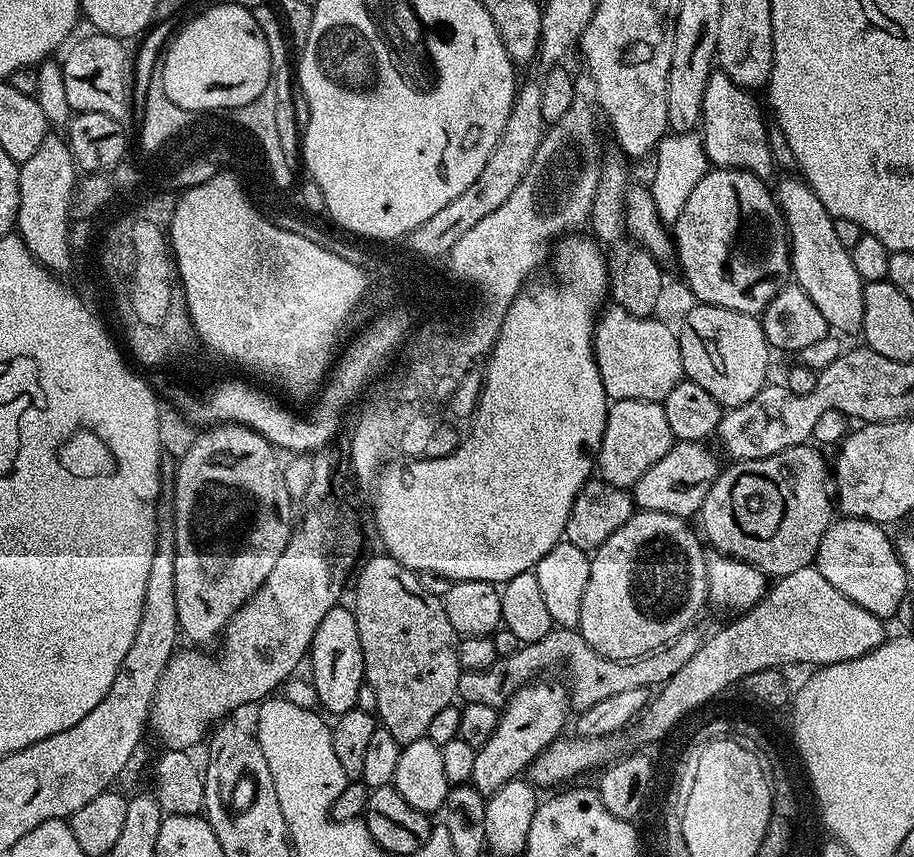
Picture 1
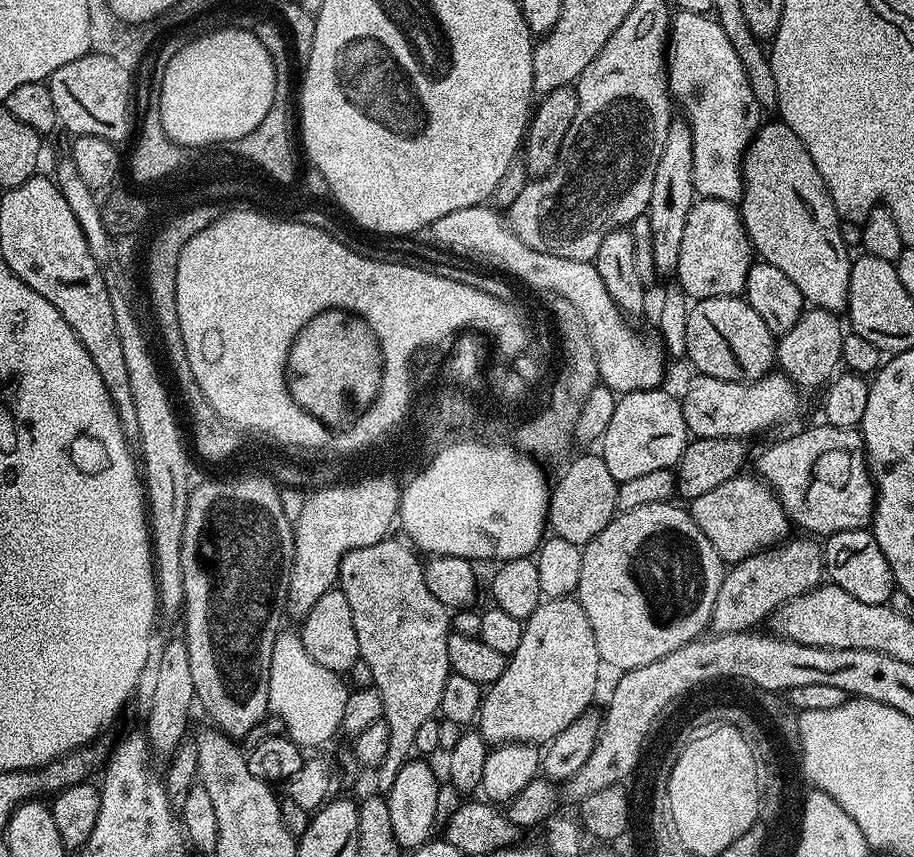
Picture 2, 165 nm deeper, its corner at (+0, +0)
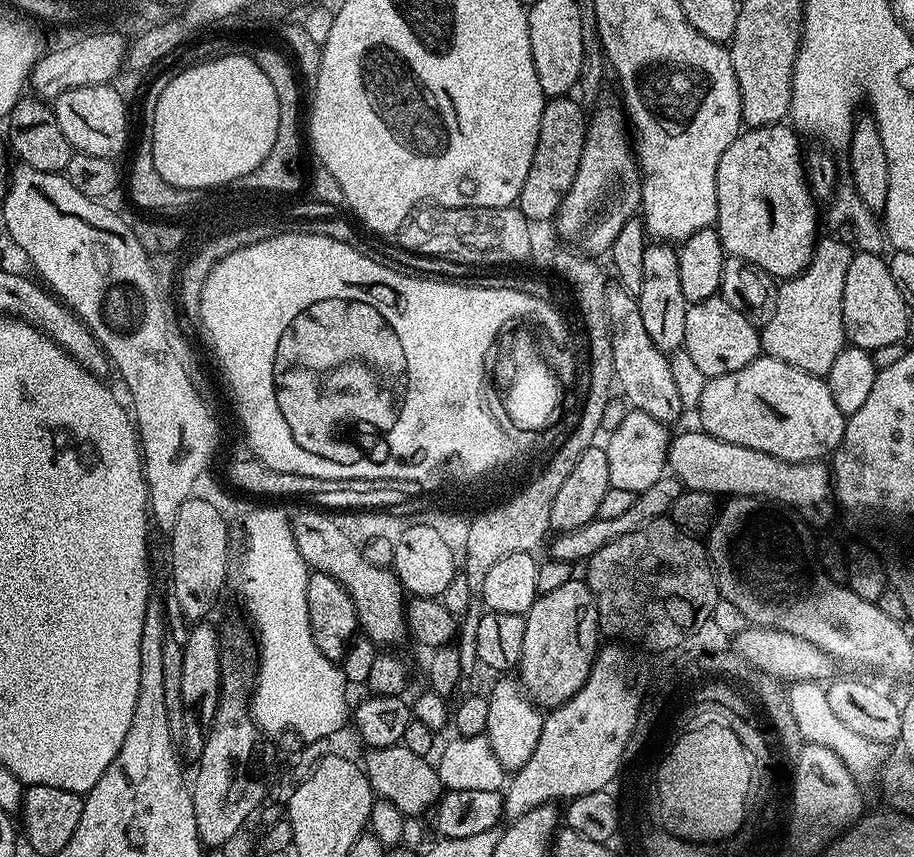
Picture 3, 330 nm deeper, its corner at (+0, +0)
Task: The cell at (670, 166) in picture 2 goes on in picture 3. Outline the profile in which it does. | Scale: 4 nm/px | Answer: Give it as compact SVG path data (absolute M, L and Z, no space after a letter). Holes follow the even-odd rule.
M649 243L643 262L642 290L636 296L636 301L642 310L646 334L650 334L654 346L666 354L683 349L689 303L682 294L682 281L678 279L678 251L671 243Z

